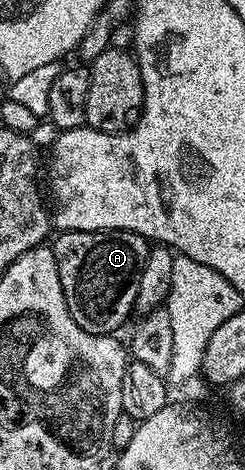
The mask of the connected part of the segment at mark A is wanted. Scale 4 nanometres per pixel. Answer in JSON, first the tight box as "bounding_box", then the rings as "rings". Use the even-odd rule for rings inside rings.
{"bounding_box":[51,229,151,334],"rings":[[[70,229],[61,231],[56,234],[51,241],[51,248],[55,255],[55,263],[59,267],[59,283],[63,283],[63,295],[67,299],[67,311],[71,311],[71,319],[75,319],[75,323],[79,323],[79,327],[83,327],[83,331],[91,331],[92,333],[108,333],[116,334],[117,328],[124,323],[135,309],[135,295],[139,291],[139,275],[143,275],[143,263],[147,263],[147,255],[151,248],[150,242],[144,237],[140,237],[138,233],[131,231],[123,231],[122,229],[100,229],[99,231],[79,231],[78,229]]]}

